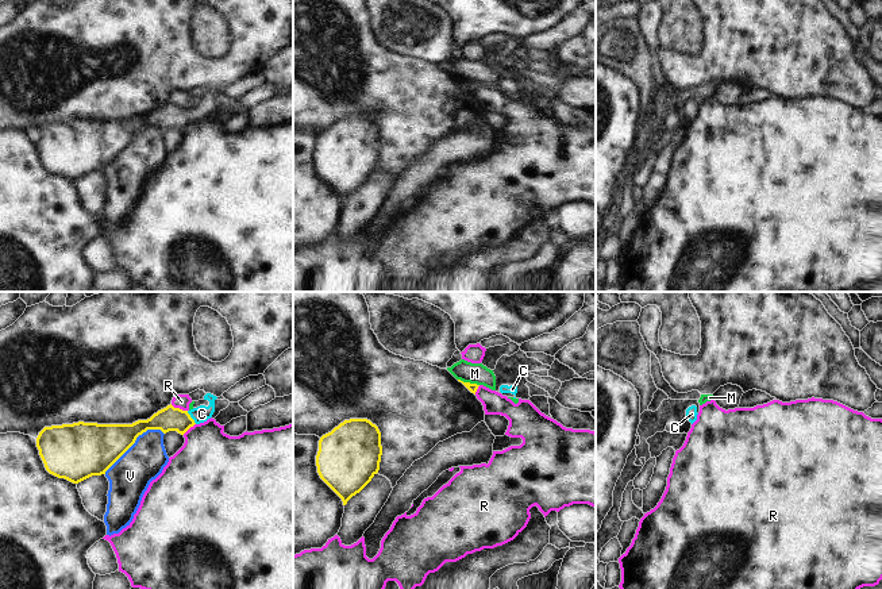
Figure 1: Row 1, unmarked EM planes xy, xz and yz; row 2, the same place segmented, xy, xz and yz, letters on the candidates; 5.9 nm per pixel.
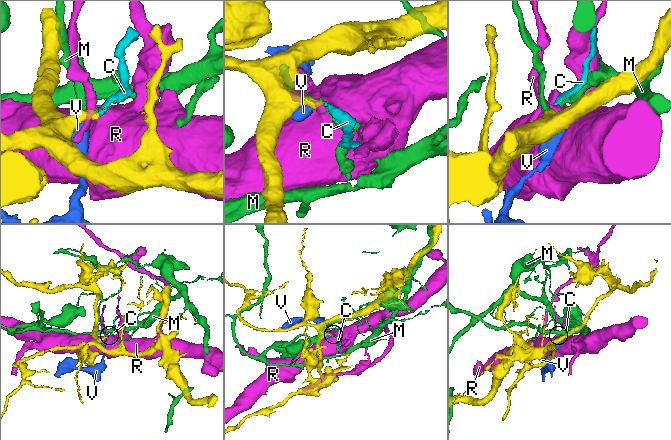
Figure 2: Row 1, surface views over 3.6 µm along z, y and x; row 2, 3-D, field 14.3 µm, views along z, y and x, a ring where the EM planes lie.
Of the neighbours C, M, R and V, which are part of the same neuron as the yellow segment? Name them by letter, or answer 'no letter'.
C

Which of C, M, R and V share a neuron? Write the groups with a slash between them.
C / M / R / V

